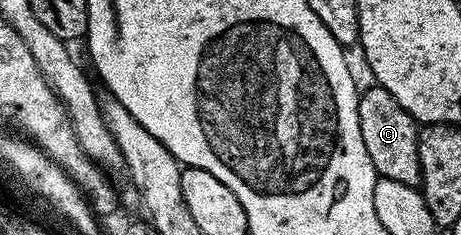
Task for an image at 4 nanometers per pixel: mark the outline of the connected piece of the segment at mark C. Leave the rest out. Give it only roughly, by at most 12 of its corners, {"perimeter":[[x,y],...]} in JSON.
{"perimeter":[[383,86],[357,99],[378,178],[420,186],[418,122]]}

